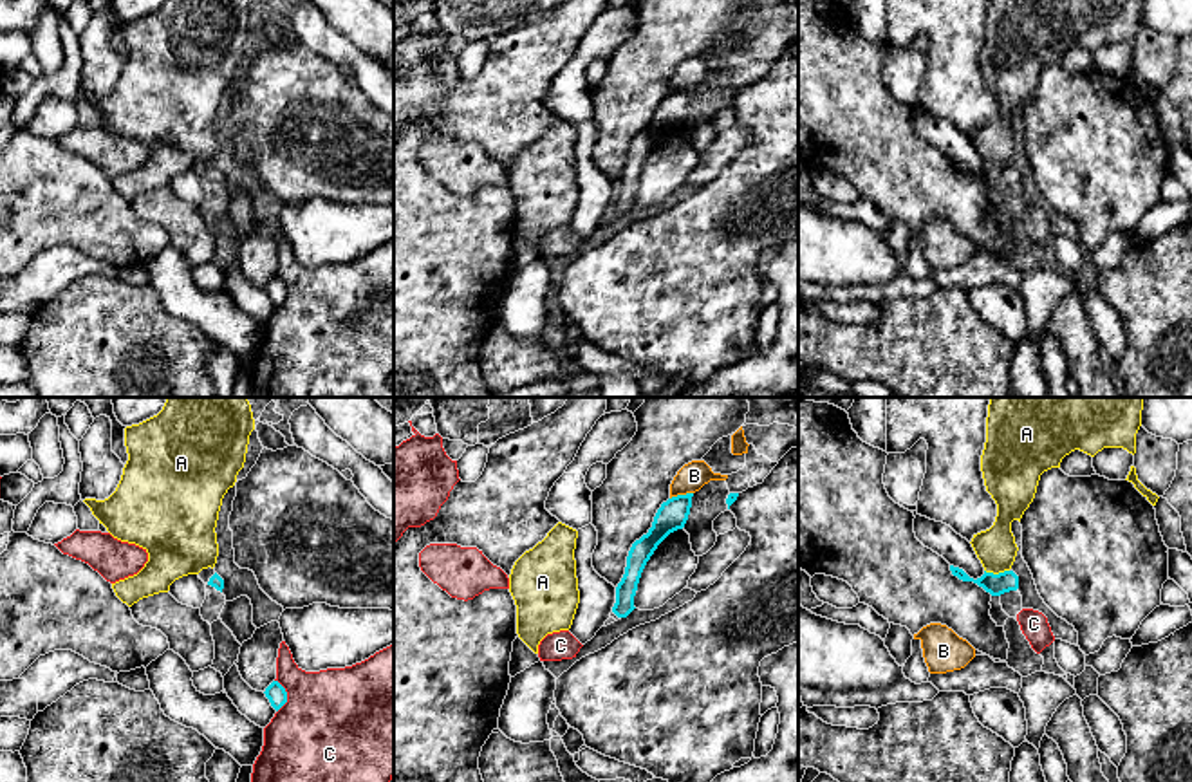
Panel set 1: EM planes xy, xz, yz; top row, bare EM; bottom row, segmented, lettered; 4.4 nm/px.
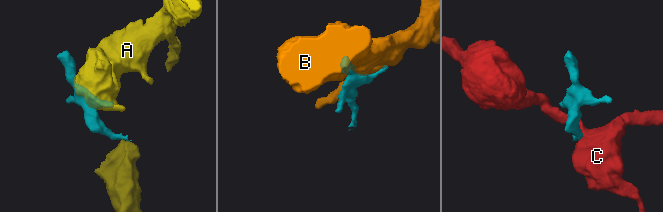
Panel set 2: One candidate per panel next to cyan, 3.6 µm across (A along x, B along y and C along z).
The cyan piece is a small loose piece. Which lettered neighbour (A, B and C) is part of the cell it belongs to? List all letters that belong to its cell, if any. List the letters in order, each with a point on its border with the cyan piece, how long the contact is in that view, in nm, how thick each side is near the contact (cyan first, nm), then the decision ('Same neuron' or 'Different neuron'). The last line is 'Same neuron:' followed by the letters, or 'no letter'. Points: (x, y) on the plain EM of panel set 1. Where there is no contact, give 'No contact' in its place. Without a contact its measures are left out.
A: Touches cyan at yz (999, 168). Shared border 110 nm. Thickness 100 nm (cyan) against 180 nm. Different neuron
B: Touches cyan at xz (681, 91). Shared border 110 nm. Thickness 140 nm (cyan) against 120 nm. Different neuron
C: Touches cyan at xy (286, 291). Shared border 150 nm. Thickness 90 nm (cyan) against 480 nm. Different neuron
Same neuron: no letter

